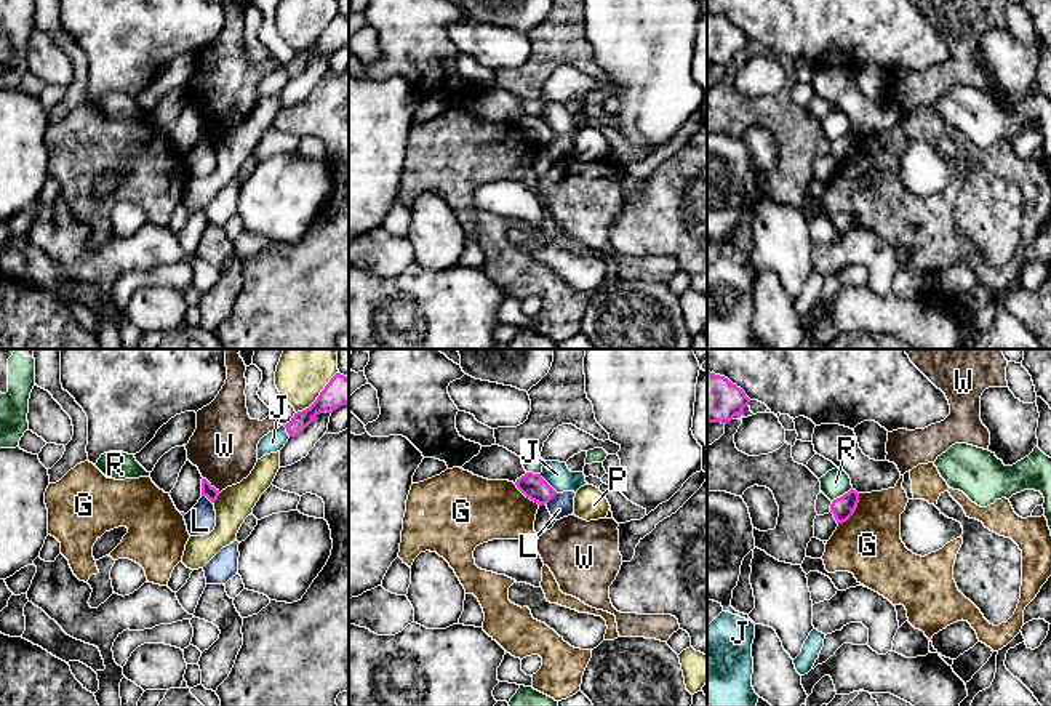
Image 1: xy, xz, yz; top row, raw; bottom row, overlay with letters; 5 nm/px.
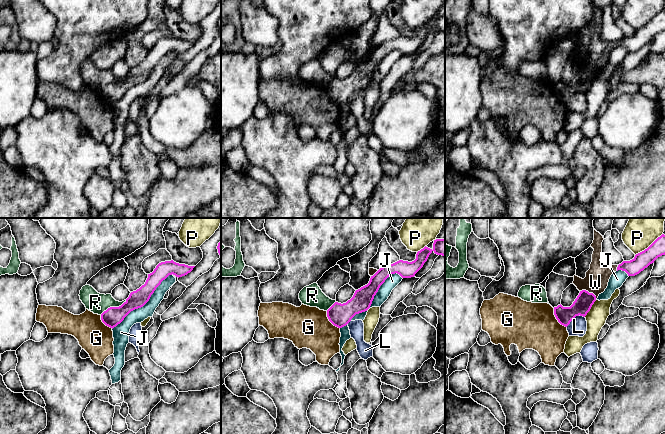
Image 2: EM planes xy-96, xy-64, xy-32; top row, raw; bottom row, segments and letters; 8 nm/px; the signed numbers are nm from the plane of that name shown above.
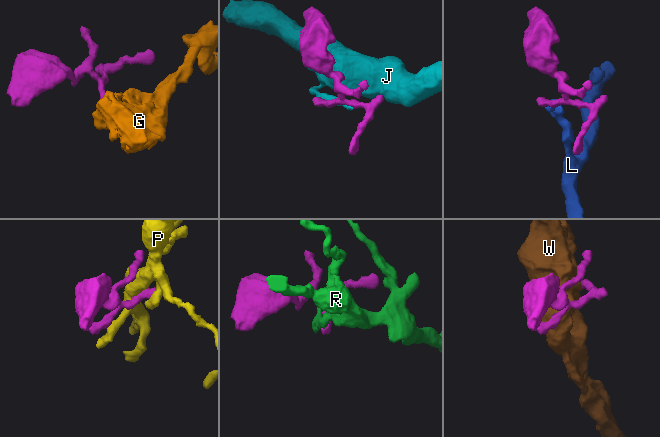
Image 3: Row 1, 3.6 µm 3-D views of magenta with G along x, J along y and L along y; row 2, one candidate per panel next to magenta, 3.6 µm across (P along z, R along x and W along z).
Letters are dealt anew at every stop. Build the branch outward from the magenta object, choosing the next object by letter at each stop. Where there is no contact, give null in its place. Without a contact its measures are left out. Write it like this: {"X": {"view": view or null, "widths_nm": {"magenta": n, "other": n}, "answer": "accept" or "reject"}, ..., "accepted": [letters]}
{"G": {"view": "yz", "widths_nm": {"magenta": 120, "other": 320}, "answer": "reject"}, "J": {"view": "xz", "widths_nm": {"magenta": 120, "other": 130}, "answer": "reject"}, "L": {"view": "xz", "widths_nm": {"magenta": 120, "other": 120}, "answer": "reject"}, "P": {"view": "xy", "widths_nm": {"magenta": 150, "other": 240}, "answer": "reject"}, "R": {"view": "yz", "widths_nm": {"magenta": 120, "other": 140}, "answer": "reject"}, "W": {"view": "xy", "widths_nm": {"magenta": 70, "other": 340}, "answer": "reject"}, "accepted": []}

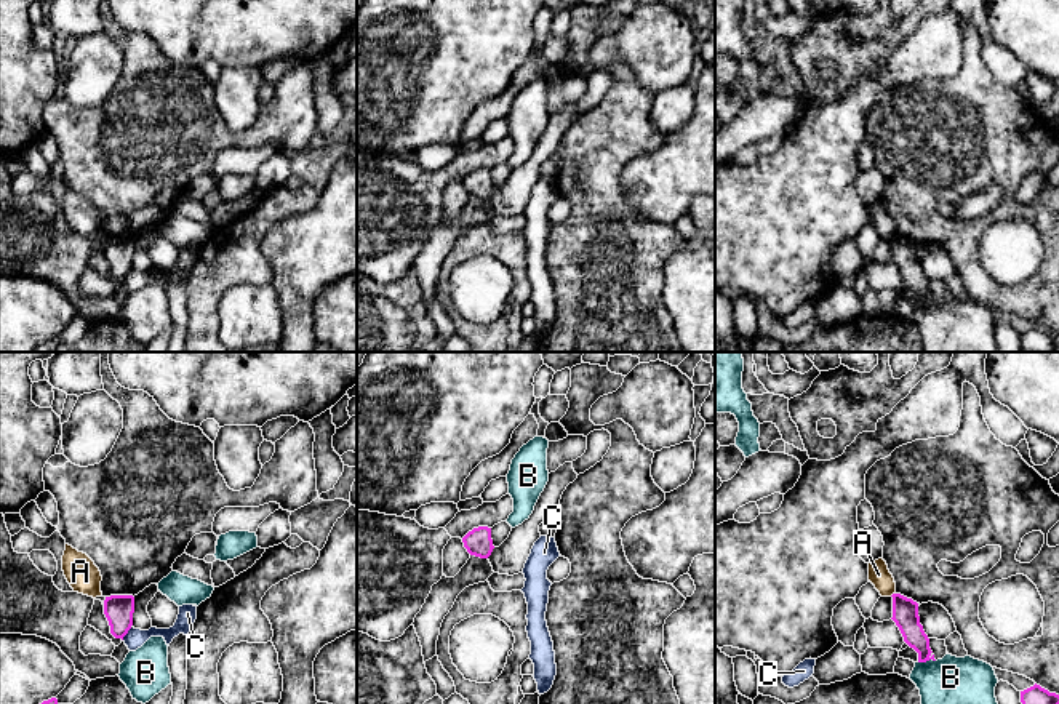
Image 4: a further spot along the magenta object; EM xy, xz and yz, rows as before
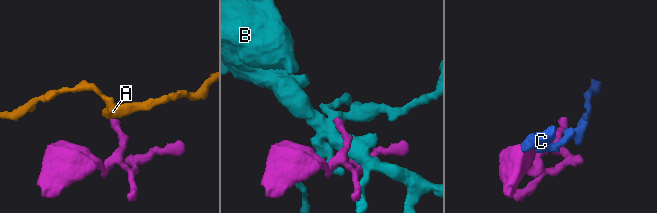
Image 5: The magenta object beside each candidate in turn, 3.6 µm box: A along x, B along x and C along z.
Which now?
{"A": {"view": "yz", "widths_nm": {"magenta": 130, "other": 110}, "answer": "reject"}, "B": {"view": "yz", "widths_nm": {"magenta": 130, "other": 360}, "answer": "reject"}, "C": {"view": "xy", "widths_nm": {"magenta": 150, "other": 100}, "answer": "reject"}, "accepted": []}

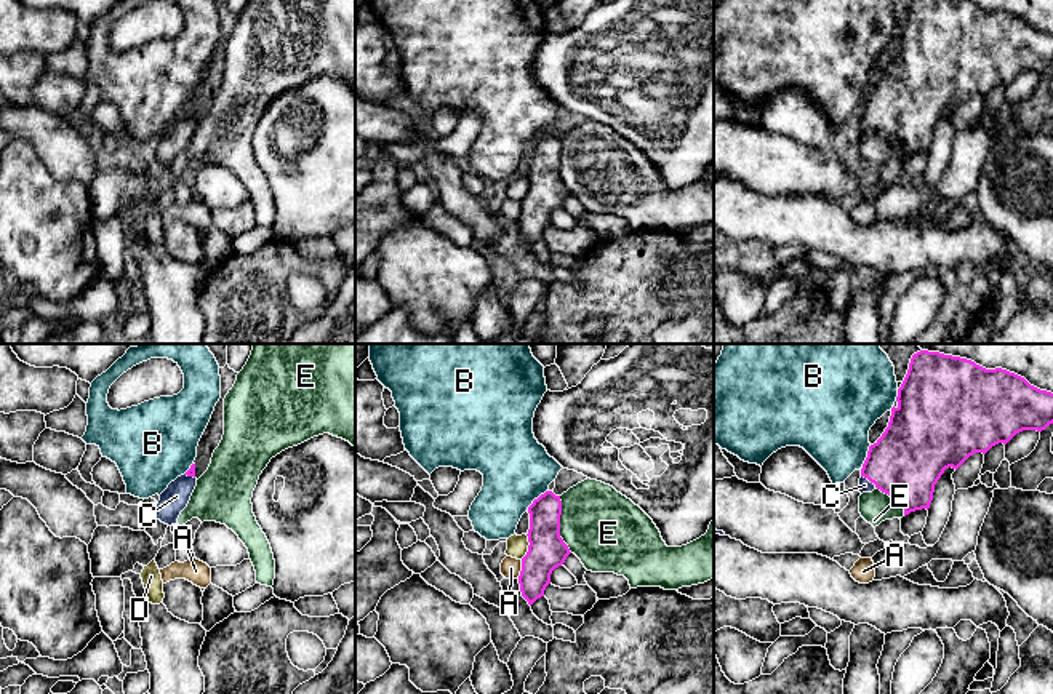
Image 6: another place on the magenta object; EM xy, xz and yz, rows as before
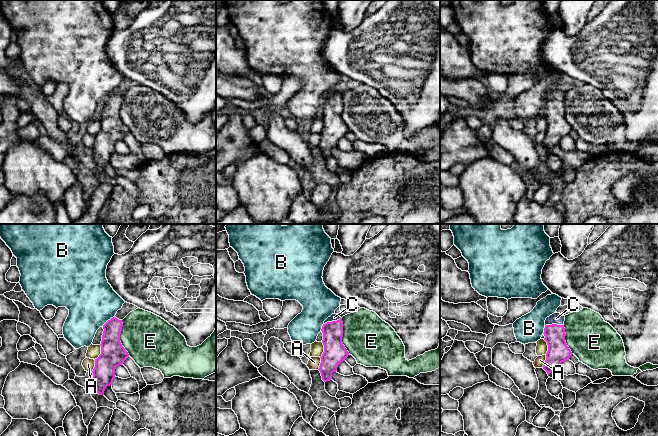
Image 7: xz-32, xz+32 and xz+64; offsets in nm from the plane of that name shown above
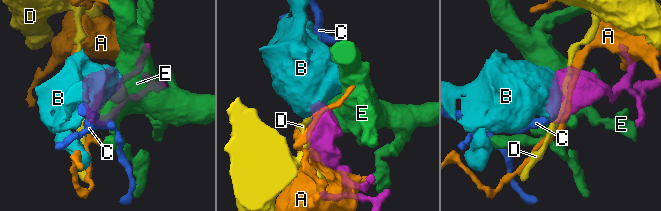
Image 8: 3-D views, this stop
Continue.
{"A": {"view": "xz", "widths_nm": {"magenta": 190, "other": 100}, "answer": "reject"}, "B": {"view": "xz", "widths_nm": {"magenta": 170, "other": 340}, "answer": "reject"}, "C": {"view": "yz", "widths_nm": {"magenta": 360, "other": 60}, "answer": "accept"}, "D": {"view": "xz", "widths_nm": {"magenta": 190, "other": 110}, "answer": "reject"}, "E": {"view": "xz", "widths_nm": {"magenta": 190, "other": 400}, "answer": "reject"}, "accepted": ["C"]}

